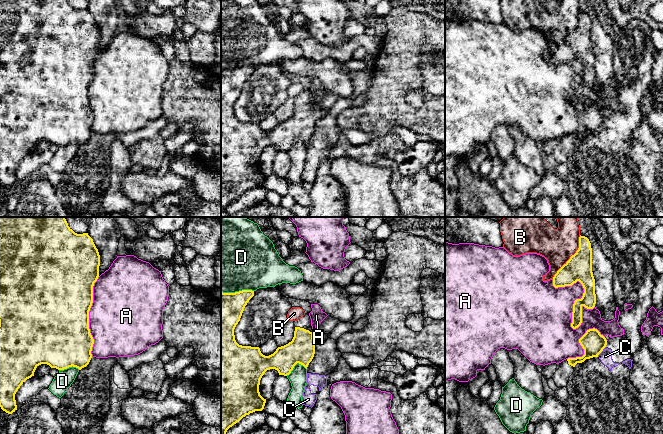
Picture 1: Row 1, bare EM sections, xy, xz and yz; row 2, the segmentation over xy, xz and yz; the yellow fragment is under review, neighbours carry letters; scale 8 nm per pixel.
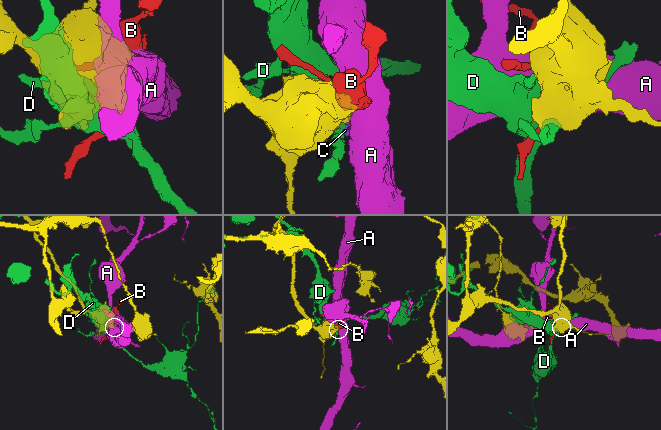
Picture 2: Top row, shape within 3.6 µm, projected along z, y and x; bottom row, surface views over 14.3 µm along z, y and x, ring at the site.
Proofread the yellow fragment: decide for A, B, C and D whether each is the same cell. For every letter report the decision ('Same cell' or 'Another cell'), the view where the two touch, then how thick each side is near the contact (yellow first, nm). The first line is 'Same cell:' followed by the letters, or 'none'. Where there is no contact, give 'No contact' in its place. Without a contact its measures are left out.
Same cell: none
A: Another cell. Touches yellow in yz. Thickness 200 nm (yellow) against 280 nm
B: Another cell. Touches yellow in yz. Thickness 200 nm (yellow) against 280 nm
C: Another cell. Touches yellow in yz. Thickness 190 nm (yellow) against 100 nm
D: Another cell. Touches yellow in xz. Thickness 320 nm (yellow) against 480 nm

